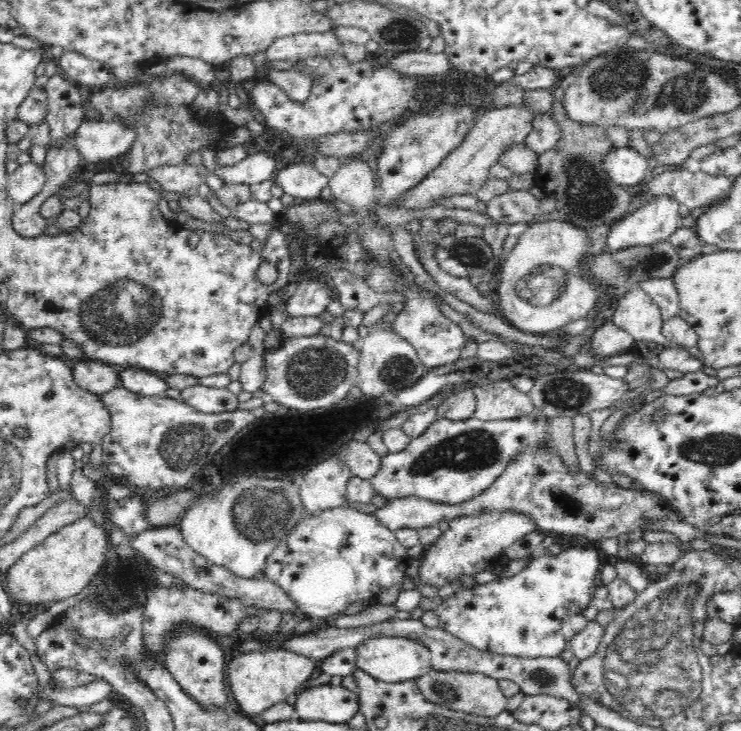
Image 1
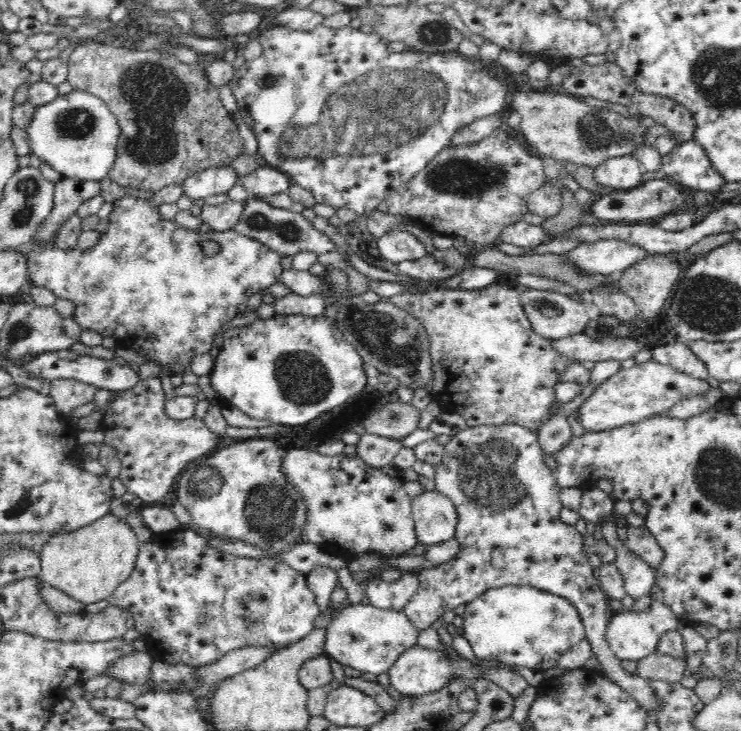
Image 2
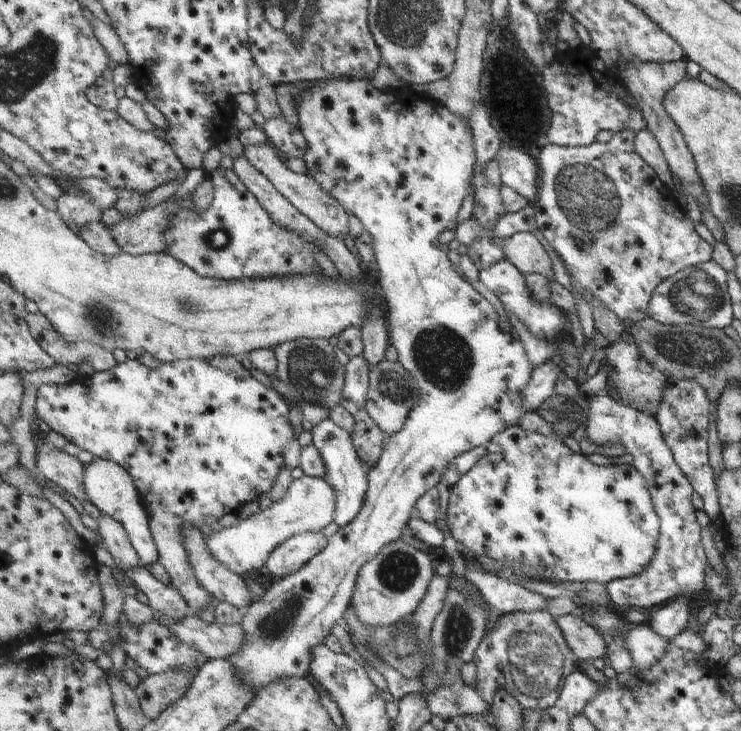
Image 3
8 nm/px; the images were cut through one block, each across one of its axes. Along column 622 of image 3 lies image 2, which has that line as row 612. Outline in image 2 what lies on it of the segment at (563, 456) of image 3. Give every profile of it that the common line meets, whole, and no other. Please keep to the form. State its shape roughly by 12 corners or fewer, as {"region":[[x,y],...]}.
{"region":[[508,585],[466,606],[479,661],[543,672],[585,640],[577,609]]}

